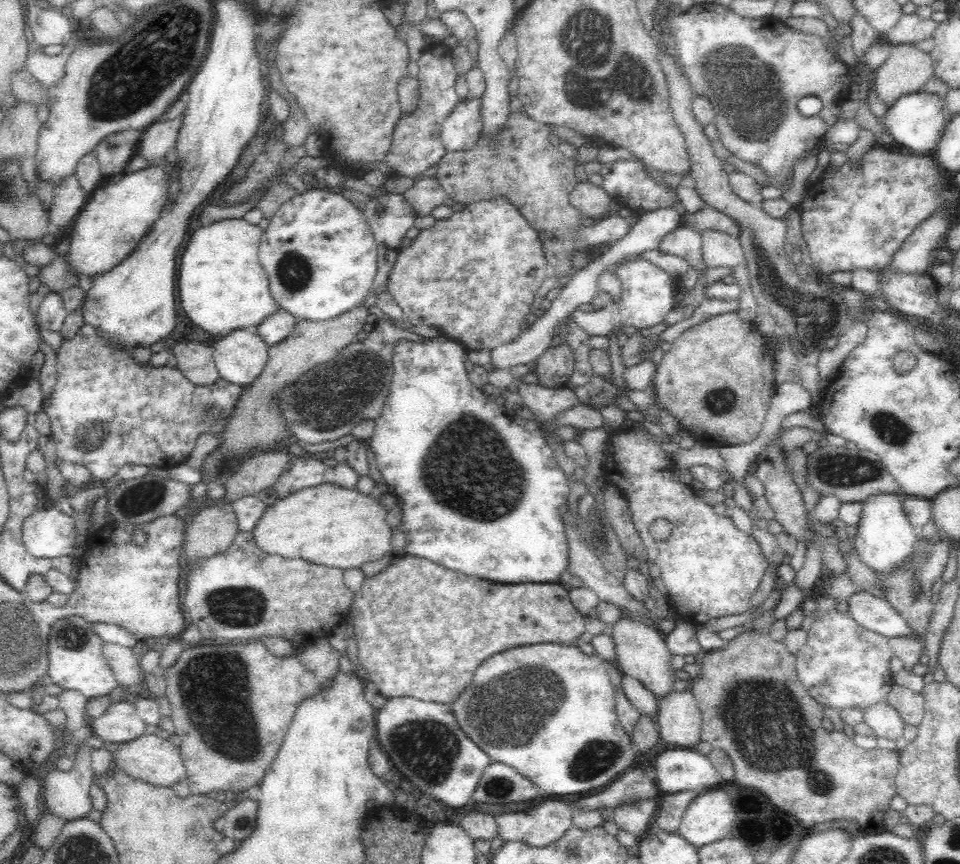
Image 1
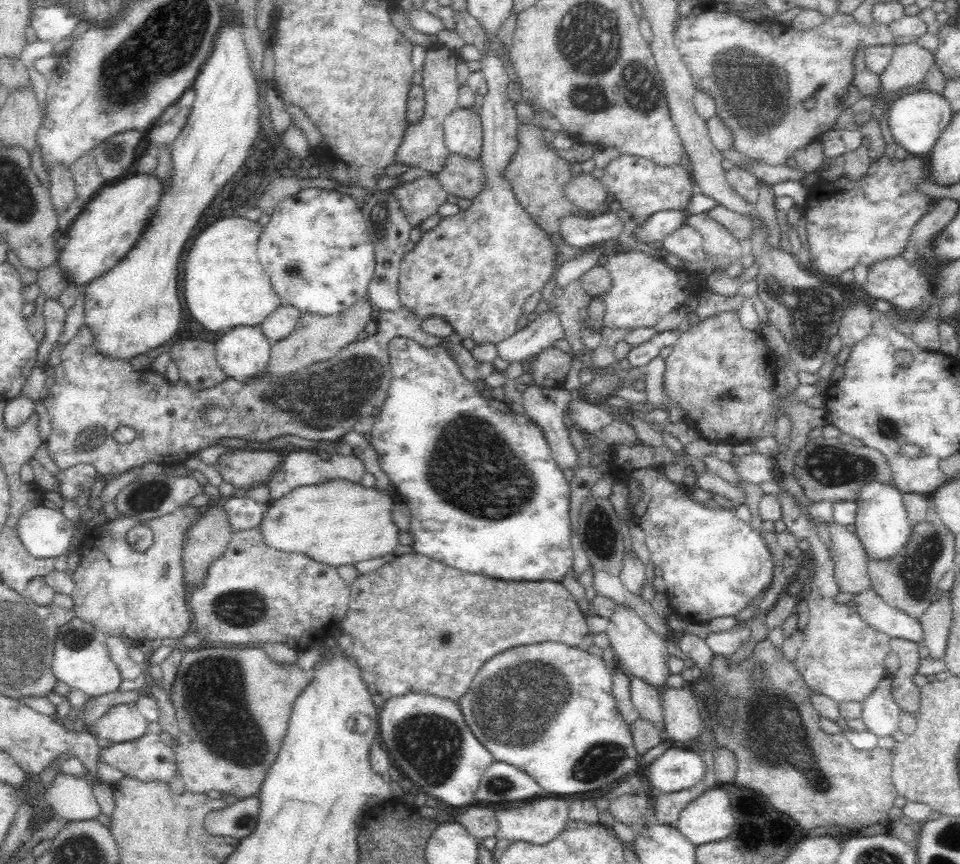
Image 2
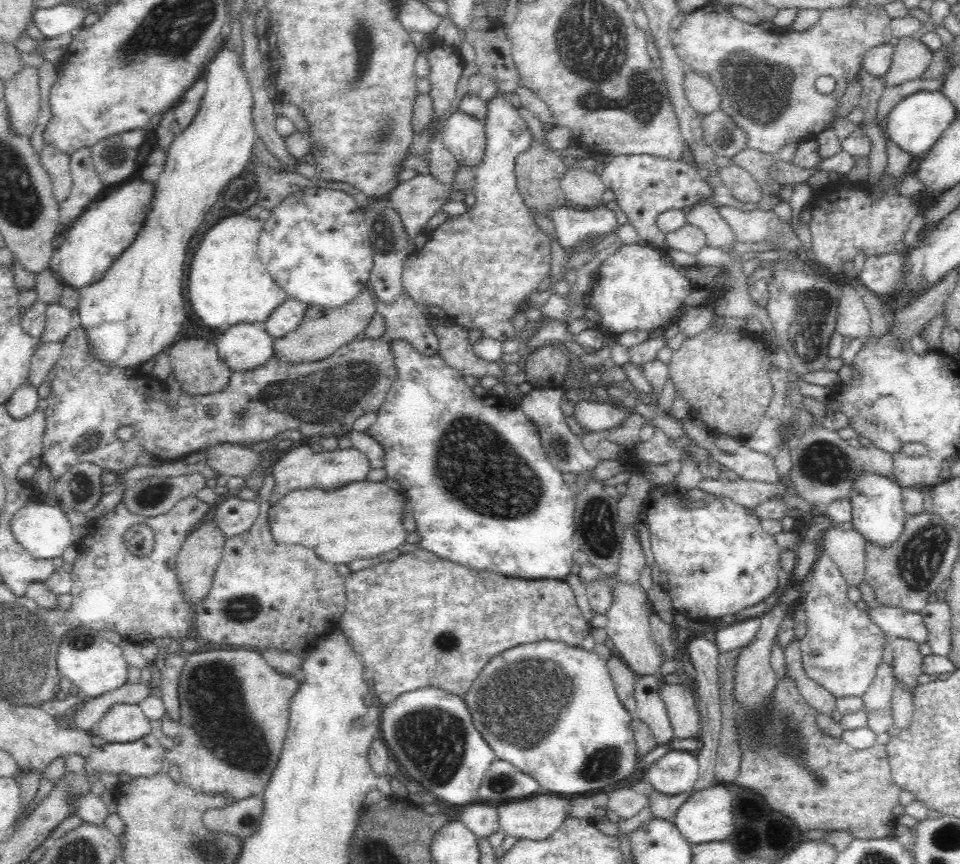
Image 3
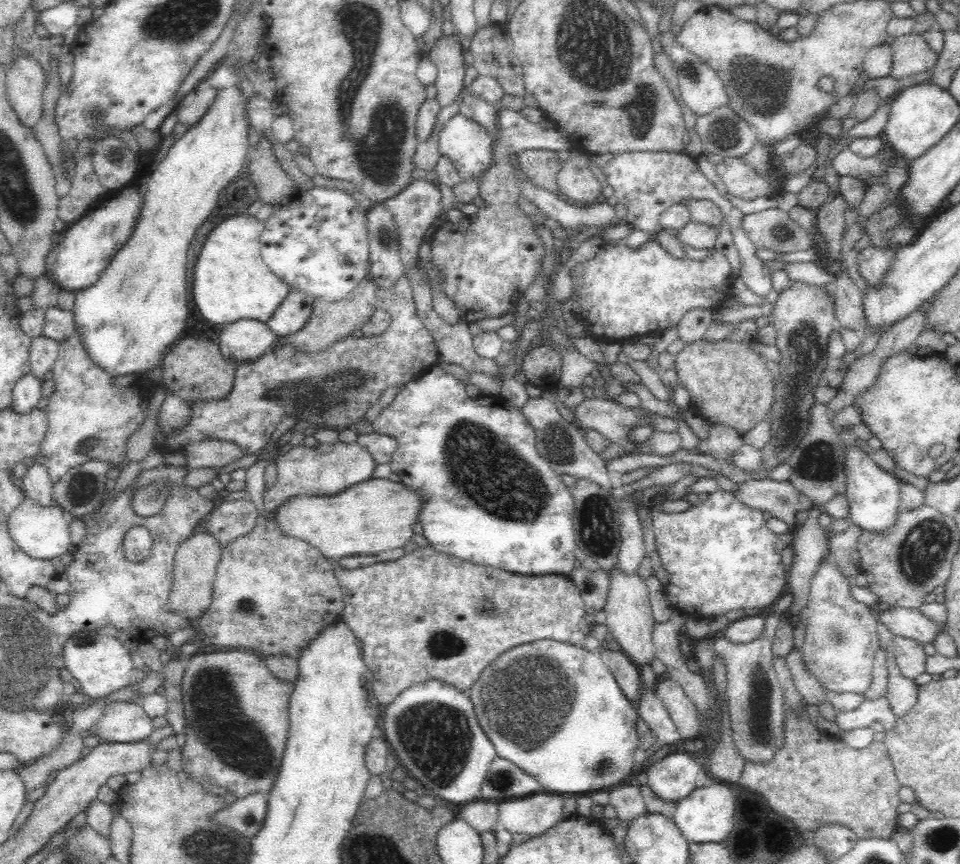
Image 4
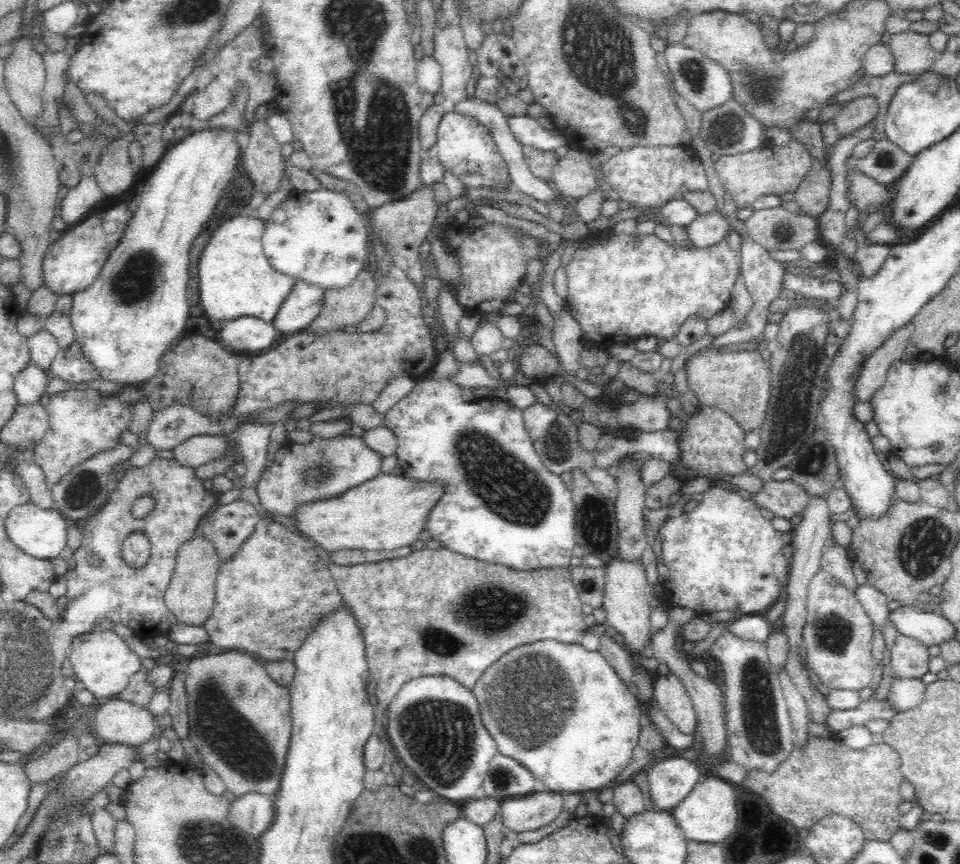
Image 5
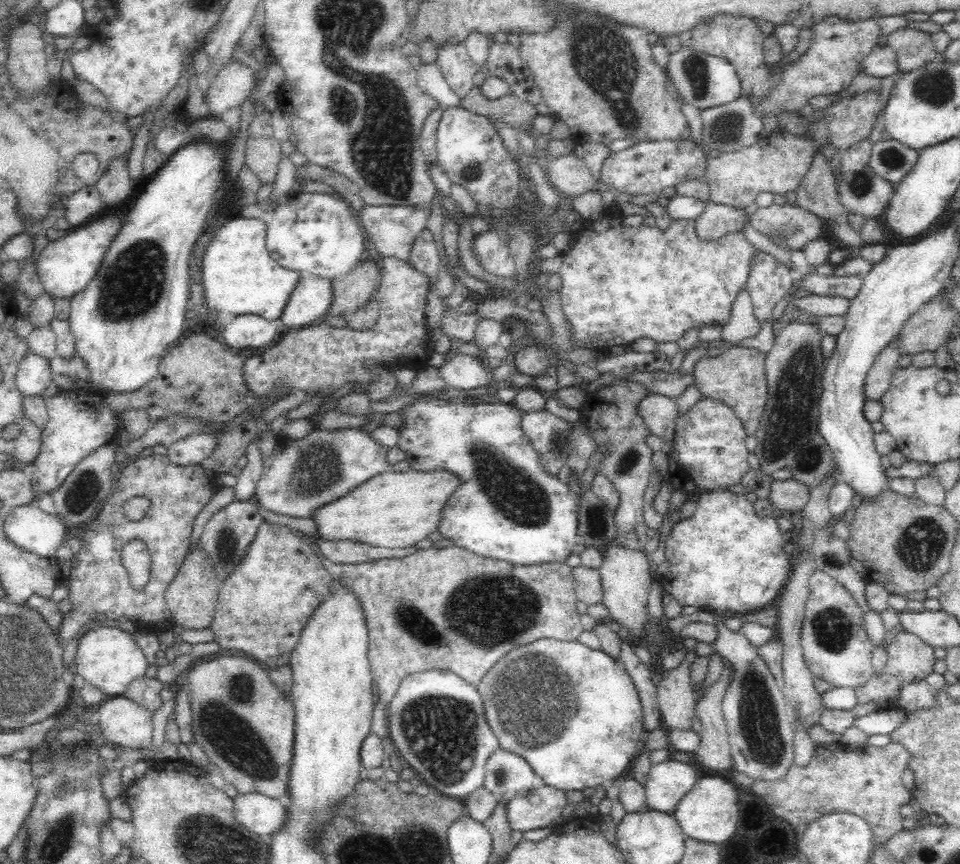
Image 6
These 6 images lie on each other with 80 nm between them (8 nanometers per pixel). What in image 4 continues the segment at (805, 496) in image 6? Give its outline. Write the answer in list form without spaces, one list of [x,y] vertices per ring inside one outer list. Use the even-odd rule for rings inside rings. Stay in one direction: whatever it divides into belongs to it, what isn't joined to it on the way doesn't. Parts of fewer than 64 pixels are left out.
[[[750,479],[738,483],[736,489],[730,492],[747,507],[768,510],[788,527],[796,524],[797,512],[813,506],[812,501],[796,491],[790,481]]]

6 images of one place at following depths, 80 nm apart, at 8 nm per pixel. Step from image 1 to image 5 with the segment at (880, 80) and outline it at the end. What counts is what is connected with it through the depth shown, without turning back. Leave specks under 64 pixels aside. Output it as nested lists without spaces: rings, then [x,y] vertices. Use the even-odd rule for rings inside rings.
[[[912,31],[901,32],[888,36],[886,44],[892,52],[896,73],[923,73],[931,70],[938,58],[929,44],[929,38],[926,34],[918,34]]]

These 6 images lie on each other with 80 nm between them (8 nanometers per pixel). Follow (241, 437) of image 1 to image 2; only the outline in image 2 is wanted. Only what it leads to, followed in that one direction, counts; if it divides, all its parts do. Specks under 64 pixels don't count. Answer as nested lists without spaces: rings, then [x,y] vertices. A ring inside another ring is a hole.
[[[367,297],[349,306],[347,310],[335,315],[322,317],[312,313],[304,313],[294,330],[281,341],[271,344],[270,360],[264,373],[272,379],[281,379],[290,373],[296,373],[314,363],[325,361],[338,354],[346,345],[358,340],[358,334],[364,331],[364,326],[370,321],[373,310]]]

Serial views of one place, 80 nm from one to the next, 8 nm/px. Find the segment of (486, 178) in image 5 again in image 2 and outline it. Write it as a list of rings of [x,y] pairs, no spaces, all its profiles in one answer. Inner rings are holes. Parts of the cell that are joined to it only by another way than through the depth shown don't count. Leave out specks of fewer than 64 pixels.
[[[459,106],[443,122],[445,145],[450,153],[478,158],[483,145],[482,130],[478,110]]]

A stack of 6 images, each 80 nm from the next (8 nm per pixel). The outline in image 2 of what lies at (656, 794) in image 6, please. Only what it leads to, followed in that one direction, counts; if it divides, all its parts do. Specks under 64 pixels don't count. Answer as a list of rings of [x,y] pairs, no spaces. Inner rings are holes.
[[[669,748],[645,769],[645,777],[657,793],[678,792],[696,786],[707,775],[700,753]]]

